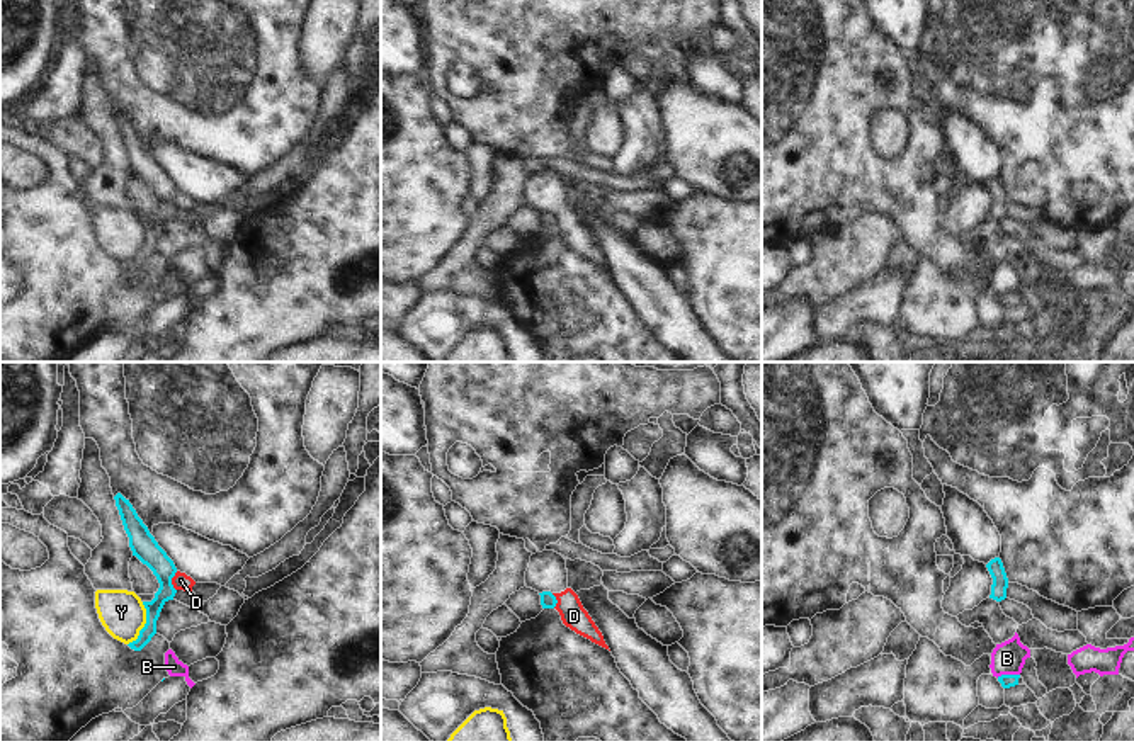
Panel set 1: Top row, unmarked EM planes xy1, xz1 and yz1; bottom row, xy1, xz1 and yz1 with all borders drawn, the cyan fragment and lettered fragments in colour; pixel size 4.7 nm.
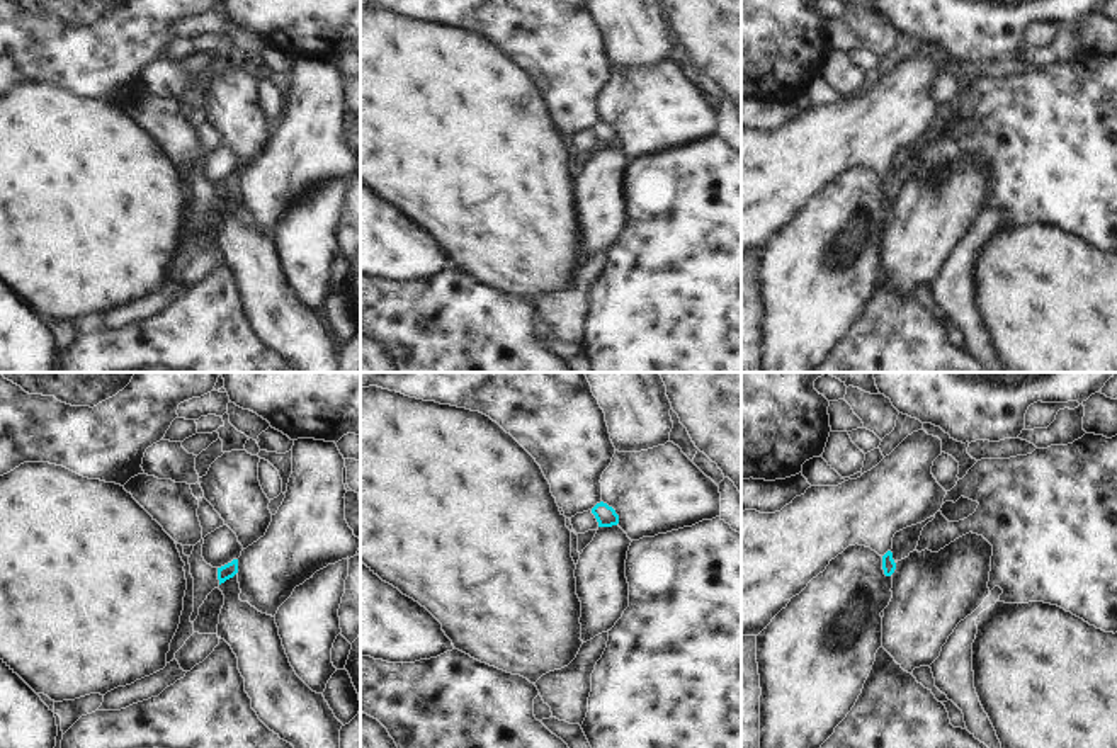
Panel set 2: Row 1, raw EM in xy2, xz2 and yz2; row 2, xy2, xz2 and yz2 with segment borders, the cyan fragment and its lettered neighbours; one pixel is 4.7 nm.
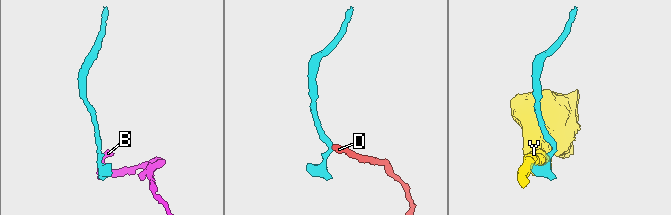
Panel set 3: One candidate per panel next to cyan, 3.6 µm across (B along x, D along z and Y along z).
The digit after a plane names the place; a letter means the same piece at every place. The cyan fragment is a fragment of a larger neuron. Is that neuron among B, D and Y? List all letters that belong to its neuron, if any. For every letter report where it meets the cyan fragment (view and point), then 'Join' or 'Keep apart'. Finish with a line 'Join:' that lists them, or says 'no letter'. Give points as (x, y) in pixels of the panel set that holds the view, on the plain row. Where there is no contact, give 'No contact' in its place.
B: Touches cyan at yz1 (1007, 294). Keep apart
D: Touches cyan at xy1 (170, 201). Keep apart
Y: Touches cyan at xy1 (145, 243). Keep apart
Join: no letter

